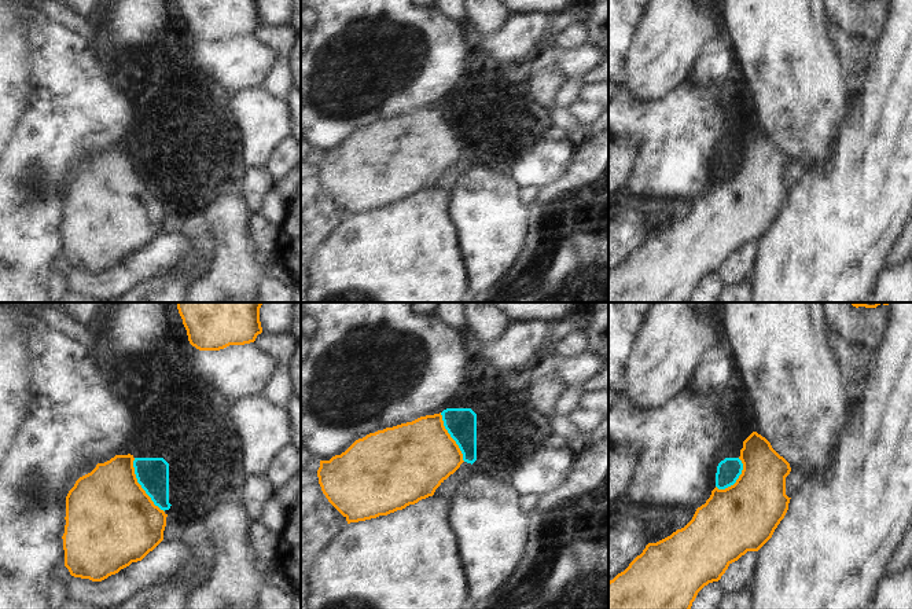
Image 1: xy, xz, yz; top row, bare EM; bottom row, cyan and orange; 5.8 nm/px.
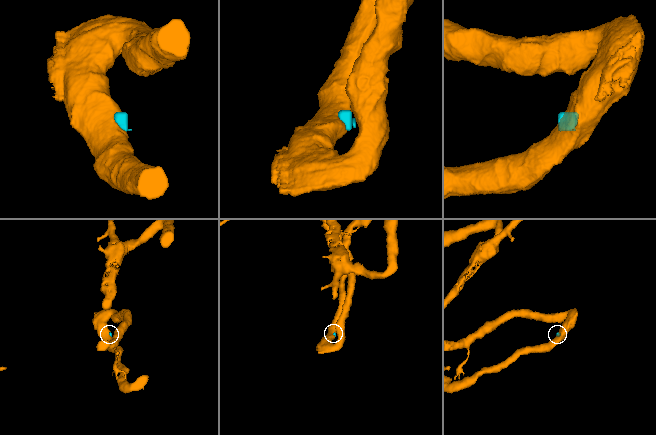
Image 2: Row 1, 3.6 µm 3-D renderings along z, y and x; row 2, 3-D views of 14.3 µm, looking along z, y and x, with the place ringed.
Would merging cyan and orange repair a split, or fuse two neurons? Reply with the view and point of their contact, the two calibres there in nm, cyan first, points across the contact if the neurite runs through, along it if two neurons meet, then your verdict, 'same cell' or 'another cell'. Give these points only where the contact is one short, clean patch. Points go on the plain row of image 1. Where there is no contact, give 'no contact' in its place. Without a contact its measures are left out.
meets cyan in xy at (140, 176); 190 nm thick on the cyan side, 500 nm on the other; runs through xy (153, 165), (140, 176), (107, 204); same cell

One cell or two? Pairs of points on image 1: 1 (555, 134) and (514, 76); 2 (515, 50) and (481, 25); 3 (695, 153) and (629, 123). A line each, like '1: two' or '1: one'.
1: one
2: two
3: one

